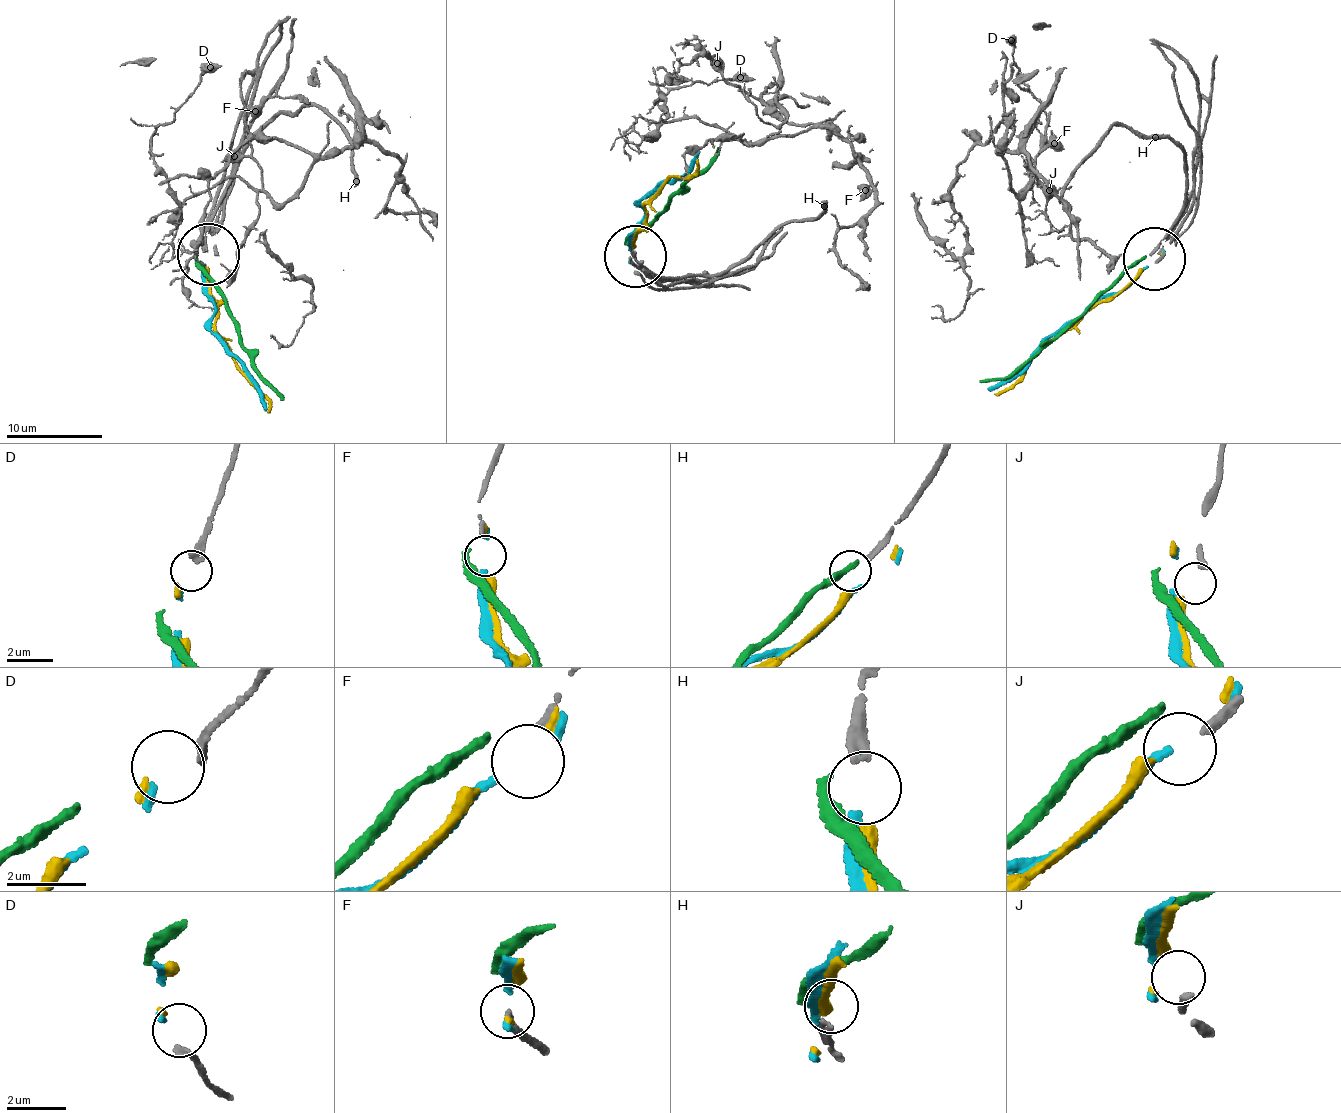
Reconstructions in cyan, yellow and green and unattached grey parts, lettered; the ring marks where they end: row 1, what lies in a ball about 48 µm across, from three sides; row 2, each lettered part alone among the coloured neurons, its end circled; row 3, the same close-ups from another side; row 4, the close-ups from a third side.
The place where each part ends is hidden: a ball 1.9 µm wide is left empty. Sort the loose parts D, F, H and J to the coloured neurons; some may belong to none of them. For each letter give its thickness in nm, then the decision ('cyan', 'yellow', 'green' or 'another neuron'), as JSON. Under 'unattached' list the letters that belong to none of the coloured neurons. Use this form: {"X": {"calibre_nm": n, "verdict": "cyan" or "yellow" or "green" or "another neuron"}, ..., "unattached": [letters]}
{"D": {"calibre_nm": 240, "verdict": "another neuron"}, "F": {"calibre_nm": 170, "verdict": "another neuron"}, "H": {"calibre_nm": 240, "verdict": "another neuron"}, "J": {"calibre_nm": 280, "verdict": "another neuron"}, "unattached": ["D", "F", "H", "J"]}

